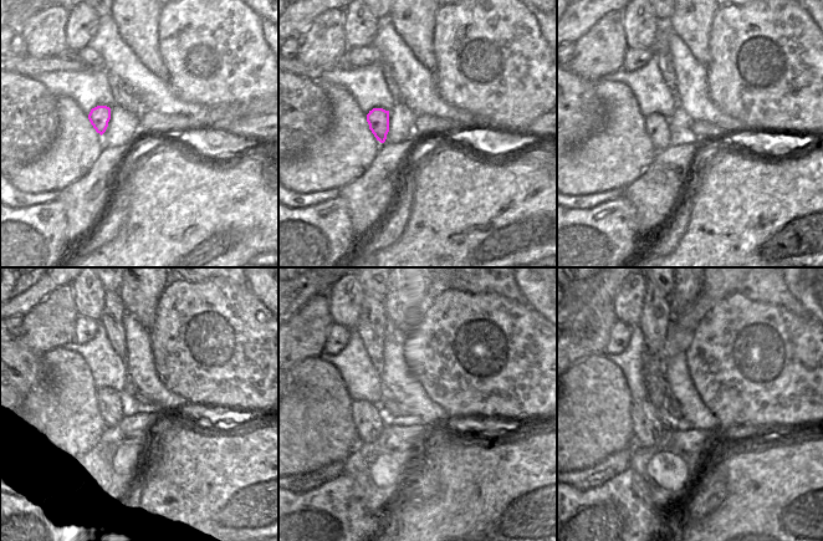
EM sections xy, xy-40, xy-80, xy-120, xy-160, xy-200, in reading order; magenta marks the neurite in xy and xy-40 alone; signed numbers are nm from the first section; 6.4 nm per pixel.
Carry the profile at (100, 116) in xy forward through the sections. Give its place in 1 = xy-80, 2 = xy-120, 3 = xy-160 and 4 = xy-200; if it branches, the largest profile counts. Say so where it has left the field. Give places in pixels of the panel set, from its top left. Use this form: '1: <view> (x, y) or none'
1: xy-80 (658, 126)
2: xy-120 (110, 413)
3: xy-160 (369, 419)
4: xy-200 (648, 429)

